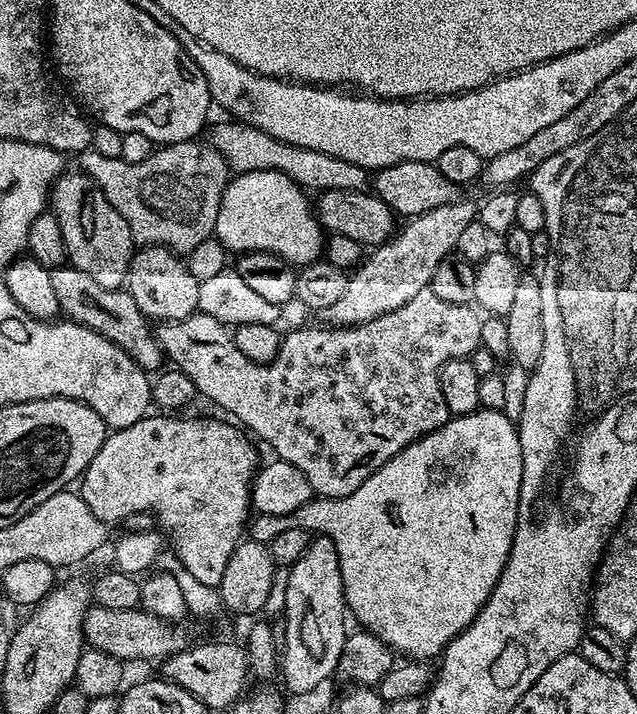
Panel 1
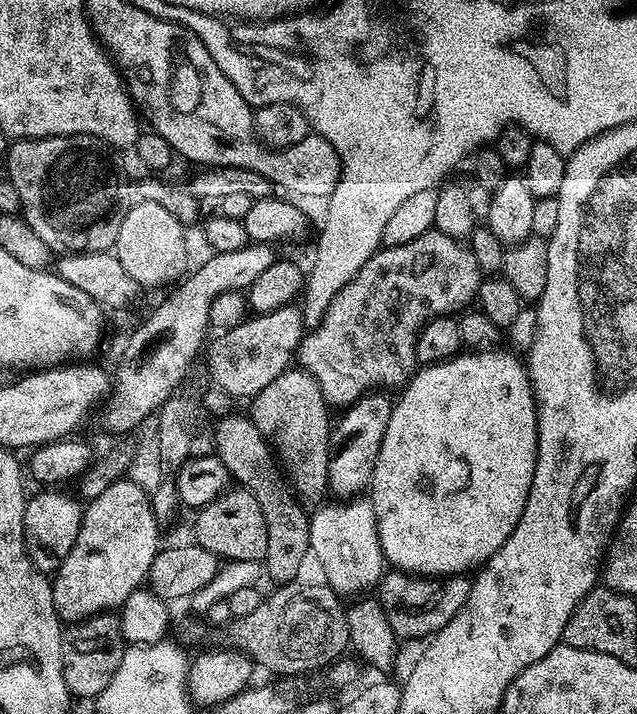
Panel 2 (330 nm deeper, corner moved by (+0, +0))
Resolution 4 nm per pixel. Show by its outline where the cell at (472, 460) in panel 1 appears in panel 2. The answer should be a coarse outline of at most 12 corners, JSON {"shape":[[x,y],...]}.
{"shape":[[515,351],[421,367],[370,501],[385,561],[475,569],[518,526],[536,394]]}

